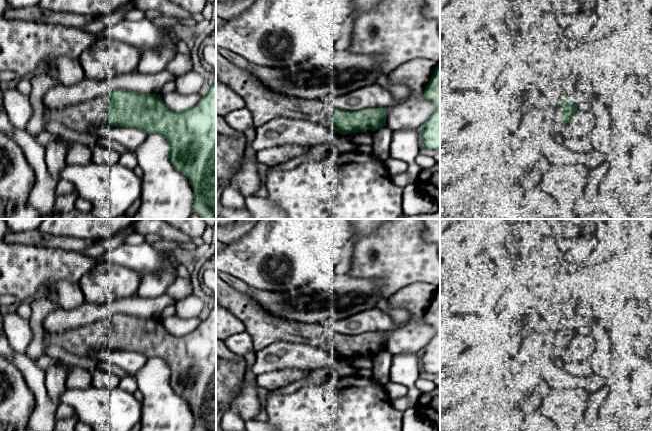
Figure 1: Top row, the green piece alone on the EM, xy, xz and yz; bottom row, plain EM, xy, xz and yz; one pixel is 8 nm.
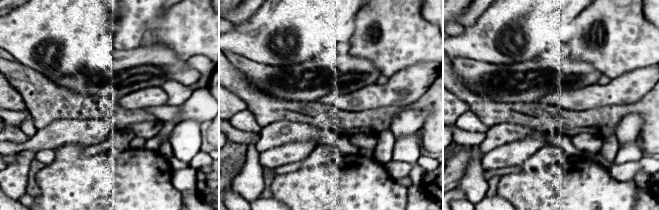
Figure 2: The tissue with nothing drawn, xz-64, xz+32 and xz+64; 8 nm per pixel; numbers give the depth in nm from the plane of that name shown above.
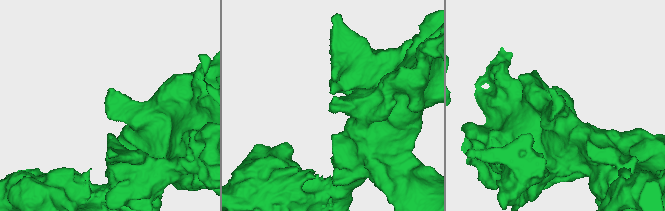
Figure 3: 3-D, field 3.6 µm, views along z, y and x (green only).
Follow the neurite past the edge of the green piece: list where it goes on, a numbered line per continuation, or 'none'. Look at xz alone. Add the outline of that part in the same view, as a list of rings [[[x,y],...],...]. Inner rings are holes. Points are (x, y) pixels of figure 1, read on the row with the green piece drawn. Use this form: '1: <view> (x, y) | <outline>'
1: xz (265, 105) | [[[217,50],[216,77],[244,100],[256,128],[279,118],[333,127],[332,117],[337,107],[332,103],[320,98],[302,99],[278,94],[265,87],[252,73],[230,63]]]

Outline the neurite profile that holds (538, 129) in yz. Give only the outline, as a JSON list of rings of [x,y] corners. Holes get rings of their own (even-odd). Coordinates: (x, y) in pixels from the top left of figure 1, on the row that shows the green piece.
[[[541,95],[535,107],[525,115],[517,134],[527,143],[535,146],[552,165],[580,164],[590,170],[607,160],[606,154],[595,149],[576,155],[563,143],[556,141],[550,101],[544,95]]]

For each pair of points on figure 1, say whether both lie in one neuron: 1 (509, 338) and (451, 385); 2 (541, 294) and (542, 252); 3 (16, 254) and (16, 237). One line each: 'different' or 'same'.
1: different
2: same
3: different

